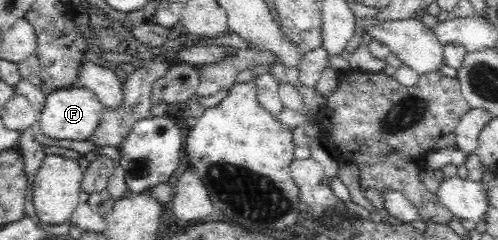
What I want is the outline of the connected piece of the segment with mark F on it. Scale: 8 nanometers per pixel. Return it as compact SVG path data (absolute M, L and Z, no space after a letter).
M73 86L63 87L46 95L35 127L44 136L54 140L89 140L95 133L102 112L102 103L92 90Z

